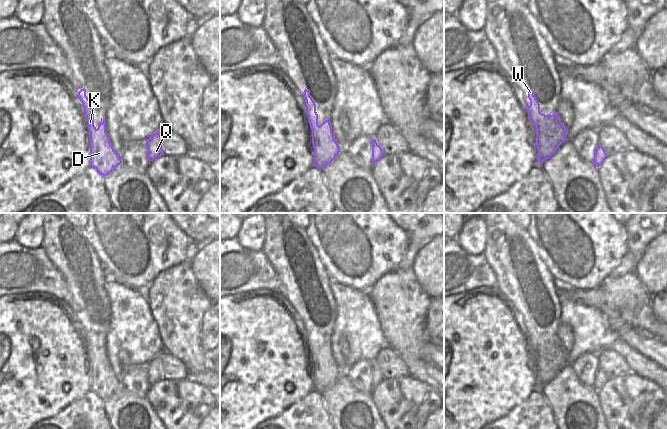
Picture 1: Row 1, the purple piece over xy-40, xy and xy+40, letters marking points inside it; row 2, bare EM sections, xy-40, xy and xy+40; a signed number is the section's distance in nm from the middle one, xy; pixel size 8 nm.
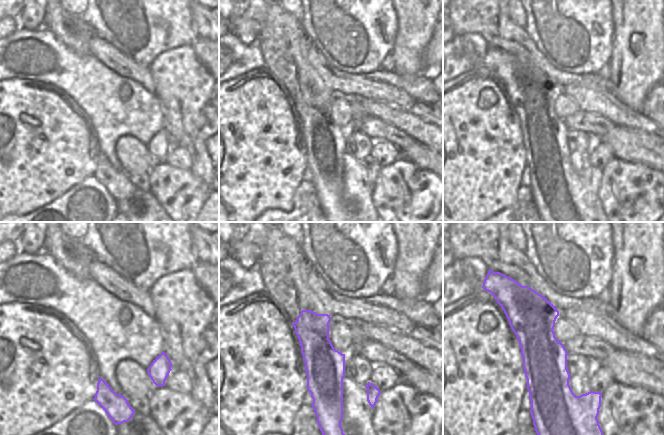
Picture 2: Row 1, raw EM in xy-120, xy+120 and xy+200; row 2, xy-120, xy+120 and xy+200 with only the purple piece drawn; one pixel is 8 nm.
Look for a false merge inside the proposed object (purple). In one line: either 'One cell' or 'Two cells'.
Two cells

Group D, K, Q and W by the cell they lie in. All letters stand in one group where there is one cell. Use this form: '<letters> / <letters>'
D K W / Q

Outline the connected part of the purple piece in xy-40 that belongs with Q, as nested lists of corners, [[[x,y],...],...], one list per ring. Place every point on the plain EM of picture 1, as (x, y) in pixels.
[[[157,355],[146,364],[146,372],[148,374],[148,384],[153,385],[157,381],[164,379],[162,372],[162,362],[160,356]]]

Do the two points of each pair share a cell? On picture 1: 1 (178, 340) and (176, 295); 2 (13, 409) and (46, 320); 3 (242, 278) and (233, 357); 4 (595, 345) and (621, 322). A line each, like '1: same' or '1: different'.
1: same
2: same
3: different
4: different

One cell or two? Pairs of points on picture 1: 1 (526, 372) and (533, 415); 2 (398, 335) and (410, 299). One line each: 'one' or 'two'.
1: two
2: one

